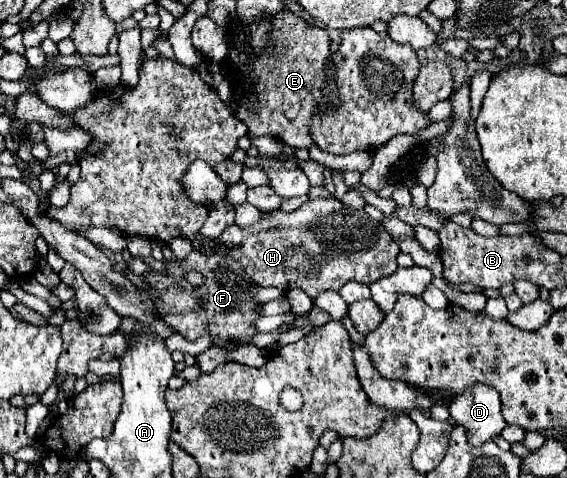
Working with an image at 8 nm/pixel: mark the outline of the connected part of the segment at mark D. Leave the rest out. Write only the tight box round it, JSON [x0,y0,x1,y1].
[448,386,506,446]

